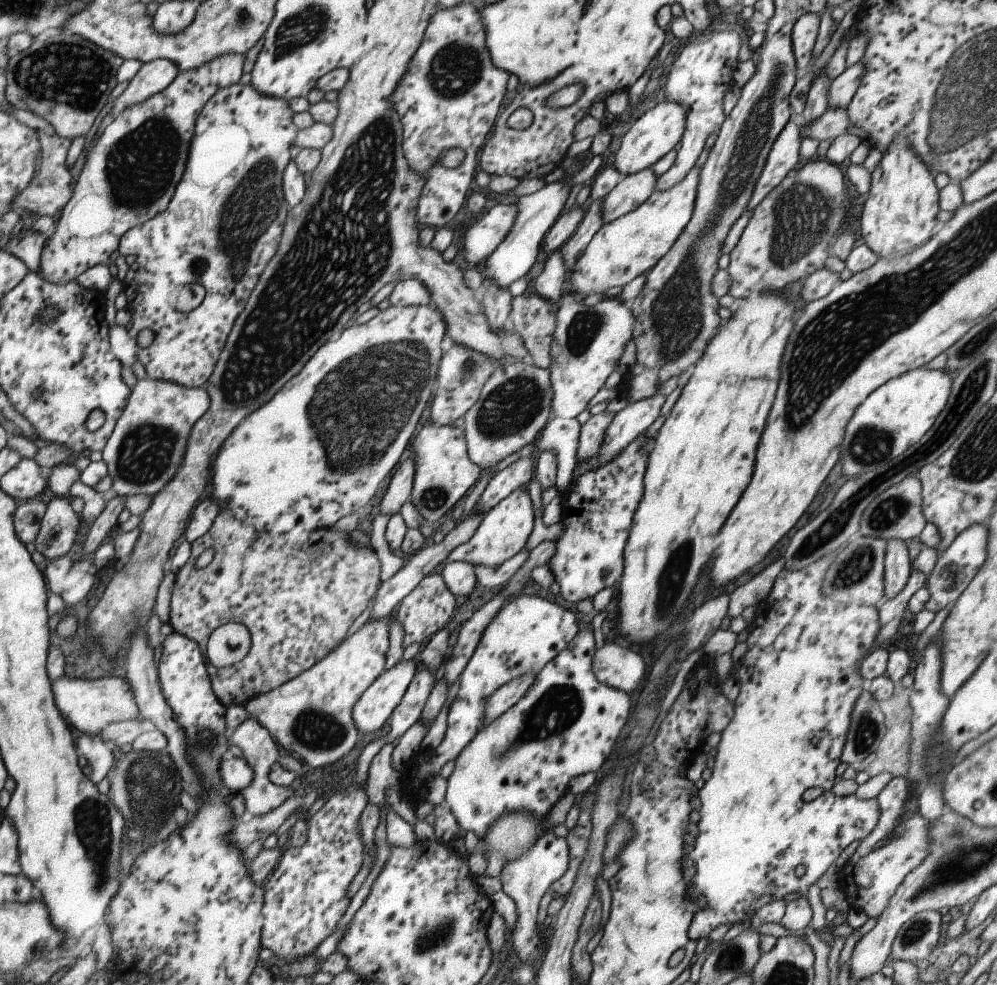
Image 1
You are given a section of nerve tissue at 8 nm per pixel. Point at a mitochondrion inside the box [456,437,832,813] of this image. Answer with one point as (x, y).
(558, 709)

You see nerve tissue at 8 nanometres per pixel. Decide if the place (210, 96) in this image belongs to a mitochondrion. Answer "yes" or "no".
no

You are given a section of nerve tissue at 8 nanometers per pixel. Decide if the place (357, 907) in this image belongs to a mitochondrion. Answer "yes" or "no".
no

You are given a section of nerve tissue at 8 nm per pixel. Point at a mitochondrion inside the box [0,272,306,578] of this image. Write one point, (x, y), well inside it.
(147, 452)

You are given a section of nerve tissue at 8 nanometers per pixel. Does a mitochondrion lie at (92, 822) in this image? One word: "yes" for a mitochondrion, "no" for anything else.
yes

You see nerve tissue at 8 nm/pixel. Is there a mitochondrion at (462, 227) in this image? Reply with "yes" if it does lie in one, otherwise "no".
no

